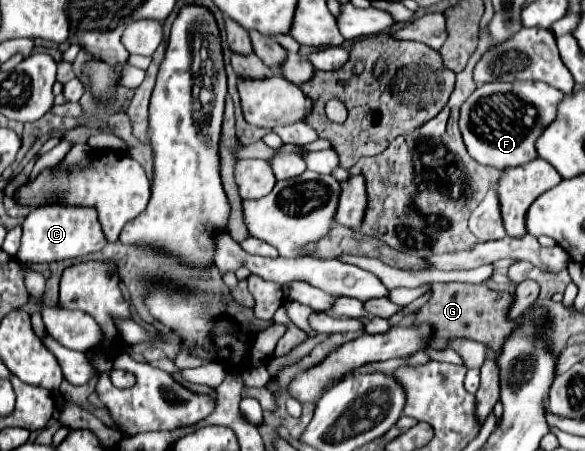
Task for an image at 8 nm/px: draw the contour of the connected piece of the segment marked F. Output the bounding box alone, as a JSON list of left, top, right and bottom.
[460,83,564,171]

